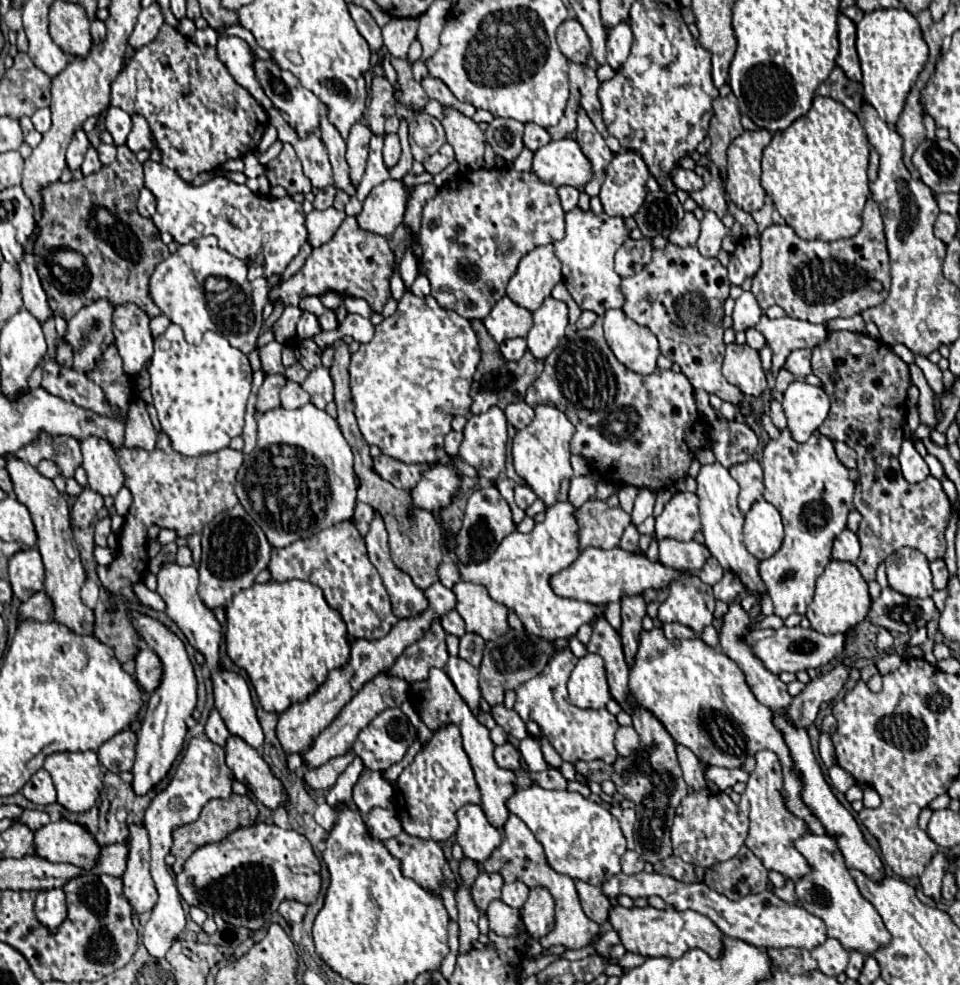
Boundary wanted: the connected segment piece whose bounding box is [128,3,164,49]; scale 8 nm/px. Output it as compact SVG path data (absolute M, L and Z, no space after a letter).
M152 3L150 7L142 9L140 15L138 15L138 23L130 35L130 45L134 49L142 47L142 45L148 45L156 35L158 35L158 29L160 25L164 23L164 17L160 13L160 7L156 3Z

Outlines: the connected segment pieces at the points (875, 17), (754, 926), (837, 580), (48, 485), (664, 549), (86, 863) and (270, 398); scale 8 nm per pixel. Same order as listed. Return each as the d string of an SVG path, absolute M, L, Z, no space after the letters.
M904 7L864 13L864 19L858 23L856 49L864 75L862 85L866 101L878 111L880 119L892 127L898 121L906 105L906 97L916 85L920 71L928 63L928 45L922 39L920 25Z
M640 871L636 875L624 875L618 873L610 881L602 885L602 893L608 899L618 899L620 895L628 895L630 899L638 897L662 897L668 905L672 905L678 911L698 911L714 921L714 925L720 927L720 931L728 937L742 939L754 947L802 947L802 949L814 949L826 939L826 929L820 917L808 913L800 905L790 905L782 899L778 899L772 891L756 893L742 897L740 901L730 901L728 897L716 893L704 883L682 883L674 877L662 875L662 873L646 873Z
M832 559L816 581L816 593L812 603L806 609L806 617L814 631L824 635L834 635L834 633L846 633L848 629L862 623L868 609L870 609L868 583L864 581L864 577L860 577L860 571L856 569L856 565L848 561Z
M6 453L4 459L8 461L6 471L14 483L14 493L18 497L18 501L28 507L32 521L36 525L36 533L38 533L36 547L38 547L38 551L44 559L44 567L46 567L44 591L48 593L48 597L52 597L52 605L56 605L56 613L52 613L52 619L60 621L62 625L68 625L68 629L72 629L72 633L94 635L92 633L92 625L96 623L94 611L88 605L84 605L80 599L80 589L84 587L86 573L82 569L78 545L72 535L70 511L68 511L66 499L56 491L52 479L46 479L44 475L40 475L32 465L20 461L18 457L12 457L12 453Z
M660 539L660 563L666 567L682 569L682 571L698 571L702 569L704 561L710 557L710 551L706 545L700 545L696 541L678 541L678 539Z
M66 819L52 821L34 833L36 855L52 863L72 863L84 869L94 867L100 847L80 825Z
M276 373L268 375L258 389L258 399L256 399L256 415L262 415L268 409L280 407L280 389L286 385L286 375Z

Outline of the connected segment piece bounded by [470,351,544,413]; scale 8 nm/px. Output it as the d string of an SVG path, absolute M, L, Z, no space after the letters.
M524 353L520 361L508 361L494 375L484 375L472 383L472 413L488 411L492 405L506 409L506 405L522 401L526 389L540 377L544 369L542 361L536 361L532 353Z

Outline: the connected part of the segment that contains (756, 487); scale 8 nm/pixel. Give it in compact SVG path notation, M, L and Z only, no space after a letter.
M750 459L746 463L730 467L730 475L738 481L740 485L740 495L738 495L738 507L742 513L746 513L754 501L762 497L764 491L764 473L762 467L756 459Z

